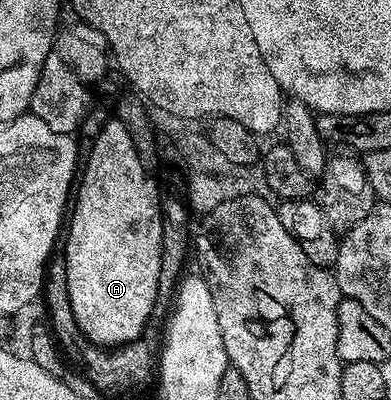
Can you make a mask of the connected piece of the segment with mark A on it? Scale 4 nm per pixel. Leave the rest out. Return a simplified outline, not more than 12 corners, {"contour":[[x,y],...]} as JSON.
{"contour":[[136,97],[92,139],[63,238],[84,341],[136,342],[163,190]]}

